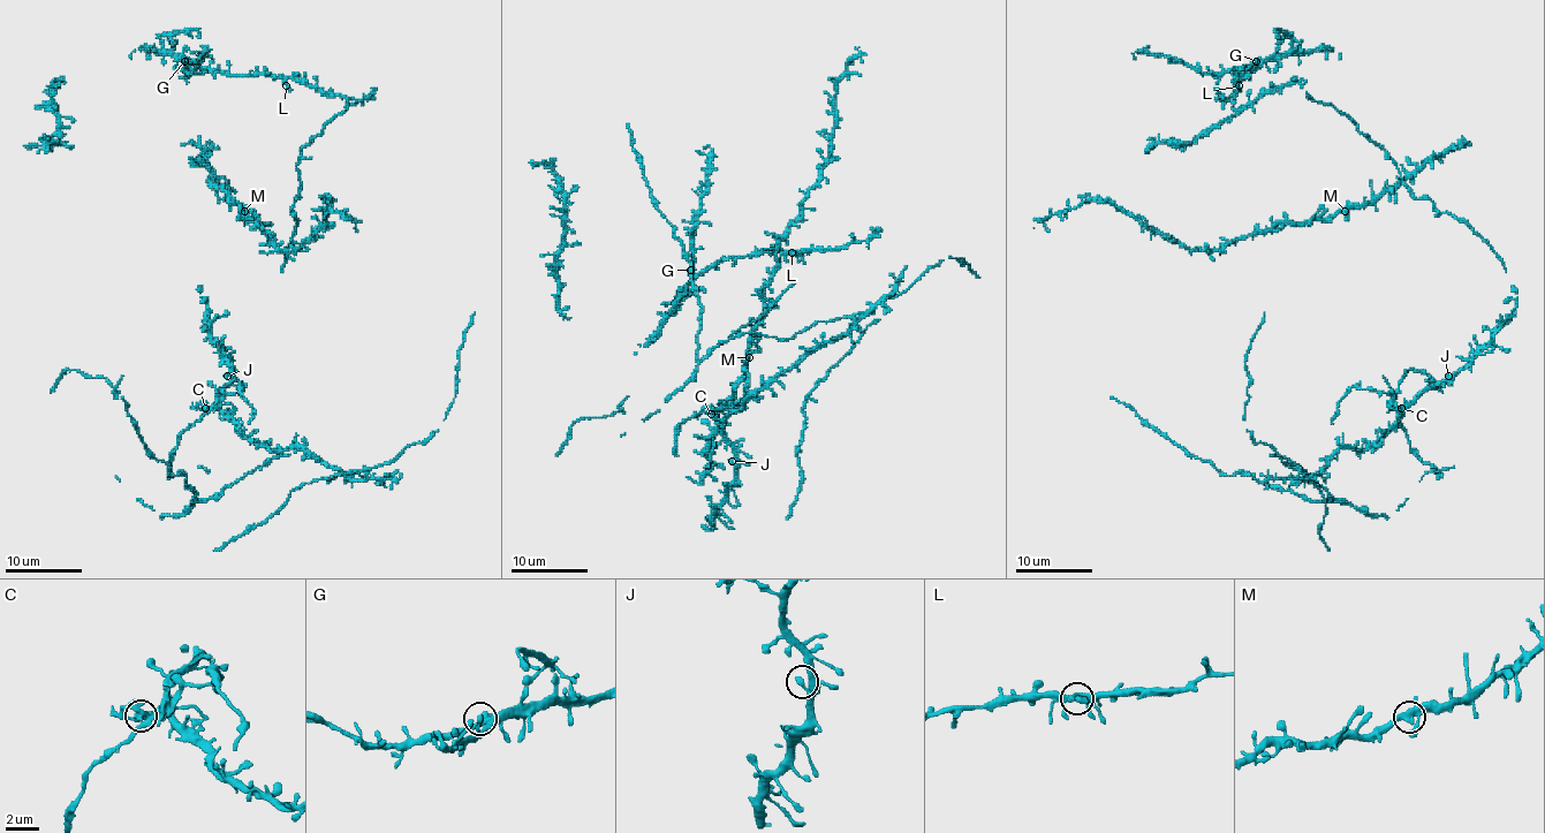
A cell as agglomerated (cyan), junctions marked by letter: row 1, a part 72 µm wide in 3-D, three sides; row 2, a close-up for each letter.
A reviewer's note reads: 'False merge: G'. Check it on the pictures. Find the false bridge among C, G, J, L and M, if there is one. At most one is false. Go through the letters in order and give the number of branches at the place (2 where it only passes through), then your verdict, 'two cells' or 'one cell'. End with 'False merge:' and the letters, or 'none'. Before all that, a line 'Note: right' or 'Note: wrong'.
Note: wrong
C: branches 2; two cells
G: branches 2; one cell
J: branches 2; one cell
L: branches 2; one cell
M: branches 2; one cell
False merge: C

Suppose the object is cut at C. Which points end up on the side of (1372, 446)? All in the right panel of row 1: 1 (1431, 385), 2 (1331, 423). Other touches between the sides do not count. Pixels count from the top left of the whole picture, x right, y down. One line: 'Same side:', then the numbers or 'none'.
Same side: 1

